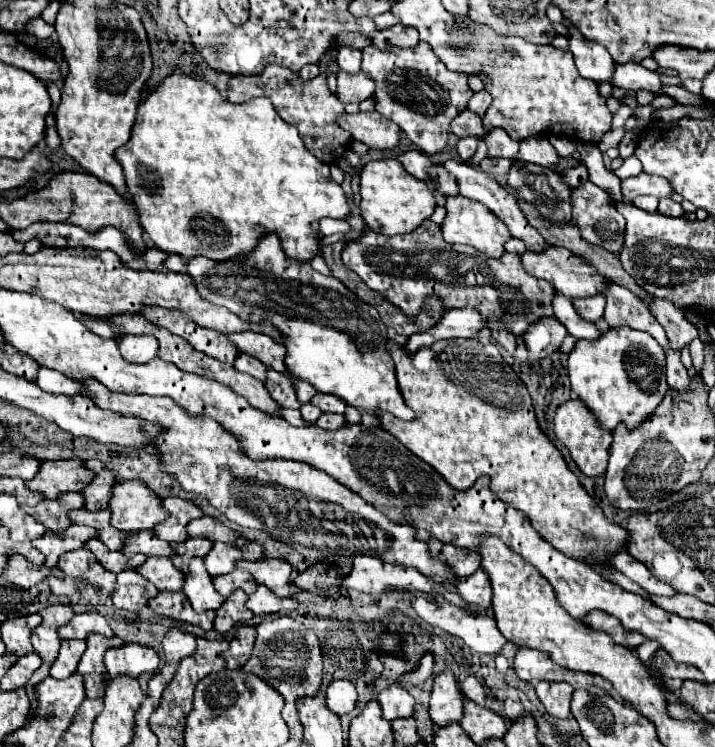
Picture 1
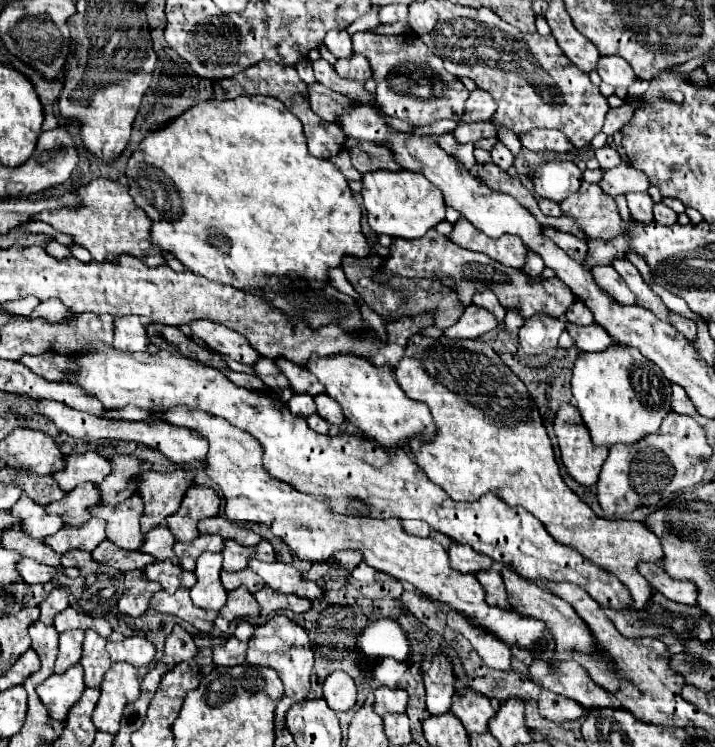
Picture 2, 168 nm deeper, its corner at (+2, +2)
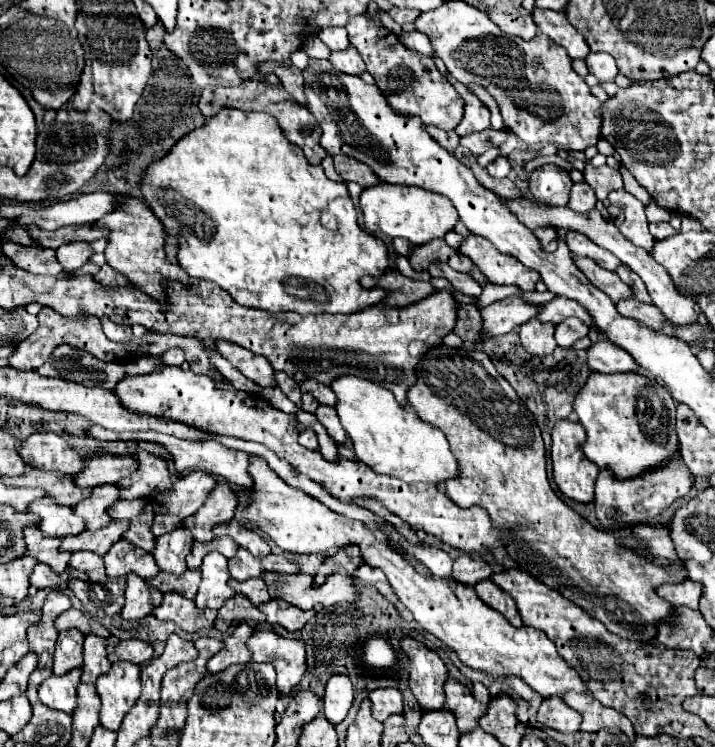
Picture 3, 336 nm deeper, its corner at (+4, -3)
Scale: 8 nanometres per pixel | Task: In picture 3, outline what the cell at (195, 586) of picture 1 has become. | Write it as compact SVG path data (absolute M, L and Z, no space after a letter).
M209 552L201 566L201 584L195 598L197 608L221 608L227 598L235 596L229 588L227 558L219 552Z

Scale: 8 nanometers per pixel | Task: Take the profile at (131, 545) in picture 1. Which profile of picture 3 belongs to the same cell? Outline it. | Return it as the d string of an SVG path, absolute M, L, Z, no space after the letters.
M177 528L157 538L157 546L151 554L155 556L161 570L169 574L181 574L187 570L185 556L191 552L193 542L193 534L187 528Z

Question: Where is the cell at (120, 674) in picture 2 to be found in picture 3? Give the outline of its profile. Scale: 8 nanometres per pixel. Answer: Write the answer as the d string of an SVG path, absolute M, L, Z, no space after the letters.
M115 662L97 682L97 694L103 702L101 724L107 730L117 730L123 716L141 696L139 666L133 662Z

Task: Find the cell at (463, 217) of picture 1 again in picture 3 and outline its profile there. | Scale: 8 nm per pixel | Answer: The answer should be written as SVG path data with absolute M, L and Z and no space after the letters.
M469 236L459 248L459 252L471 258L471 262L483 272L489 284L497 284L497 286L513 284L523 292L535 290L539 274L523 266L517 258L497 252L497 248L489 244L489 240L481 236Z

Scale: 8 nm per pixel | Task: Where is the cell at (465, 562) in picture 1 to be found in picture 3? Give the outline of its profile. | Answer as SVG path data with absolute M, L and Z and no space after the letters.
M463 554L453 562L453 578L463 584L477 584L477 580L485 580L493 574L491 564L483 556L469 556Z

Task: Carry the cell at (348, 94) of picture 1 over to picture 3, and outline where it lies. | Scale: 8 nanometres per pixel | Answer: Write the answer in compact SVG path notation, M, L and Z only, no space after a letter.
M349 46L345 52L331 52L329 62L331 62L337 70L341 70L341 72L345 72L345 74L361 76L361 74L365 72L365 62L363 62L363 58L359 56L359 52L357 52L353 46Z

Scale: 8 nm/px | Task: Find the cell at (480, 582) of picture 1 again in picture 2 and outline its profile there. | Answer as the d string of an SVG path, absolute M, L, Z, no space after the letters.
M495 569L477 571L475 577L479 579L481 587L485 589L485 595L487 595L487 603L489 605L497 605L501 609L509 609L505 585L503 585L503 579L501 579L501 573L499 571L495 571Z

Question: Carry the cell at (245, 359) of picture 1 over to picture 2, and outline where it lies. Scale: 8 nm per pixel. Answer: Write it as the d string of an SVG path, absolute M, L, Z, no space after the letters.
M261 357L259 363L255 363L255 365L251 365L251 367L253 367L253 371L257 373L257 377L259 377L267 387L271 387L271 389L289 387L285 375L273 365L271 359L263 359L263 357Z

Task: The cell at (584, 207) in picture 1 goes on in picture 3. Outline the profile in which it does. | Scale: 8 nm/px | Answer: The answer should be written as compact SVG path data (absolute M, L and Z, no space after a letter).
M573 182L573 188L569 192L569 202L567 206L573 208L575 212L589 212L591 208L595 208L597 198L593 196L593 188L589 188L589 184L585 182Z

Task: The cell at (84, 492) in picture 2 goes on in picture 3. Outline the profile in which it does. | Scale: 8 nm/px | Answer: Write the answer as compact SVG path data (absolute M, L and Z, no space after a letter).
M105 486L105 488L93 488L91 496L81 500L73 510L75 514L79 514L81 518L85 518L87 528L105 528L105 524L109 524L111 516L107 514L107 510L113 506L113 502L119 500L119 492L117 486Z

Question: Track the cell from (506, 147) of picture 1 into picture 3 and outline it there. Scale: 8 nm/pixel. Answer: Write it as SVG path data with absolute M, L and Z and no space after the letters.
M501 156L501 158L497 158L495 162L491 162L491 164L487 166L487 172L489 172L493 178L505 178L505 176L511 172L511 164L509 164L509 160L507 160L505 156Z

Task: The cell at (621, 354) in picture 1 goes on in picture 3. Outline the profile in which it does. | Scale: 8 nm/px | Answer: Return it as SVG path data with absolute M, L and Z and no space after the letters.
M593 372L587 384L575 396L575 414L587 432L583 444L585 456L599 466L599 470L609 470L617 480L629 480L651 472L653 468L665 466L669 456L677 452L677 432L675 432L675 402L669 392L655 380L639 374L597 374Z

